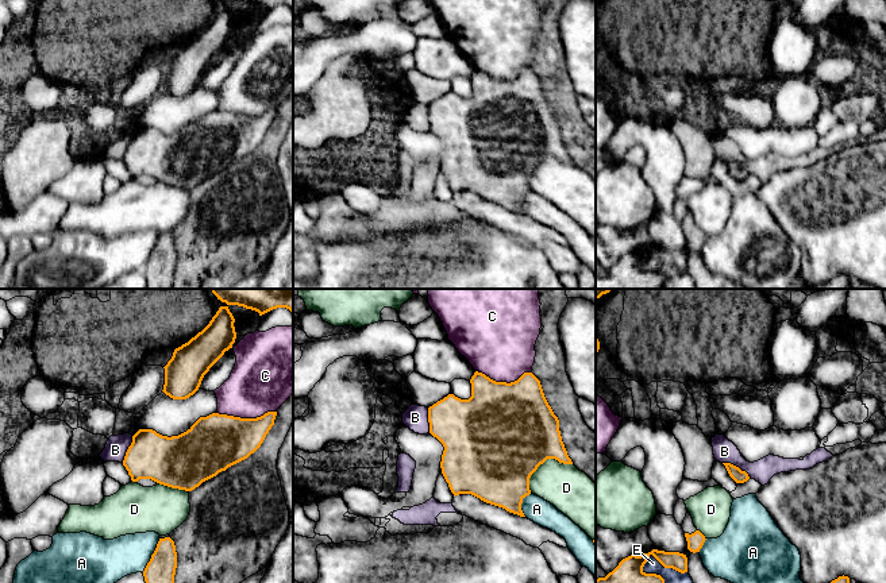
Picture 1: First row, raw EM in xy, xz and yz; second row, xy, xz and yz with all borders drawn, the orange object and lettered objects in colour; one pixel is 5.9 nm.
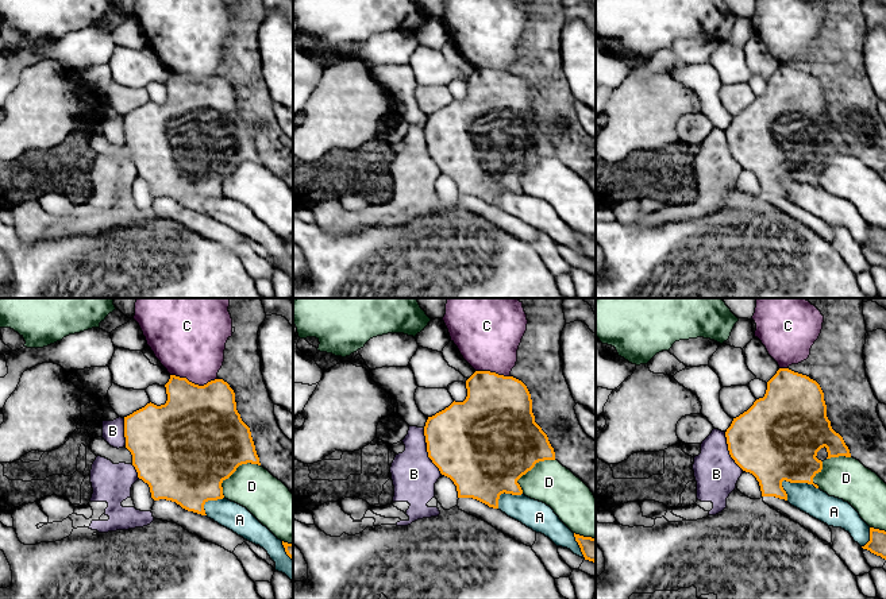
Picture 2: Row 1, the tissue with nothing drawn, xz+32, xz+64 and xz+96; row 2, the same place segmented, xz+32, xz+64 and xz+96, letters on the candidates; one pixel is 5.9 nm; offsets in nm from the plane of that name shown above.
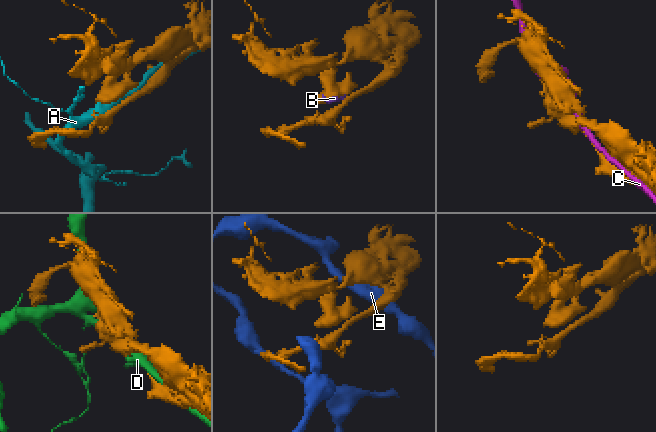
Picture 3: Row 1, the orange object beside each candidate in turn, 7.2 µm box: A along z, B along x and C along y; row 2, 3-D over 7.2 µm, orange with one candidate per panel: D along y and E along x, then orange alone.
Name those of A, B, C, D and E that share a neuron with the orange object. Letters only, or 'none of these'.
B

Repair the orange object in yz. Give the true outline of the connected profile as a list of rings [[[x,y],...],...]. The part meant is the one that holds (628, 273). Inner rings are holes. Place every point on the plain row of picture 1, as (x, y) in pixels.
[[[652,247],[640,254],[631,252],[623,256],[605,275],[596,275],[596,289],[659,289],[664,277],[660,273],[643,269],[651,252],[664,266],[673,266],[681,271],[687,270],[686,252]]]

